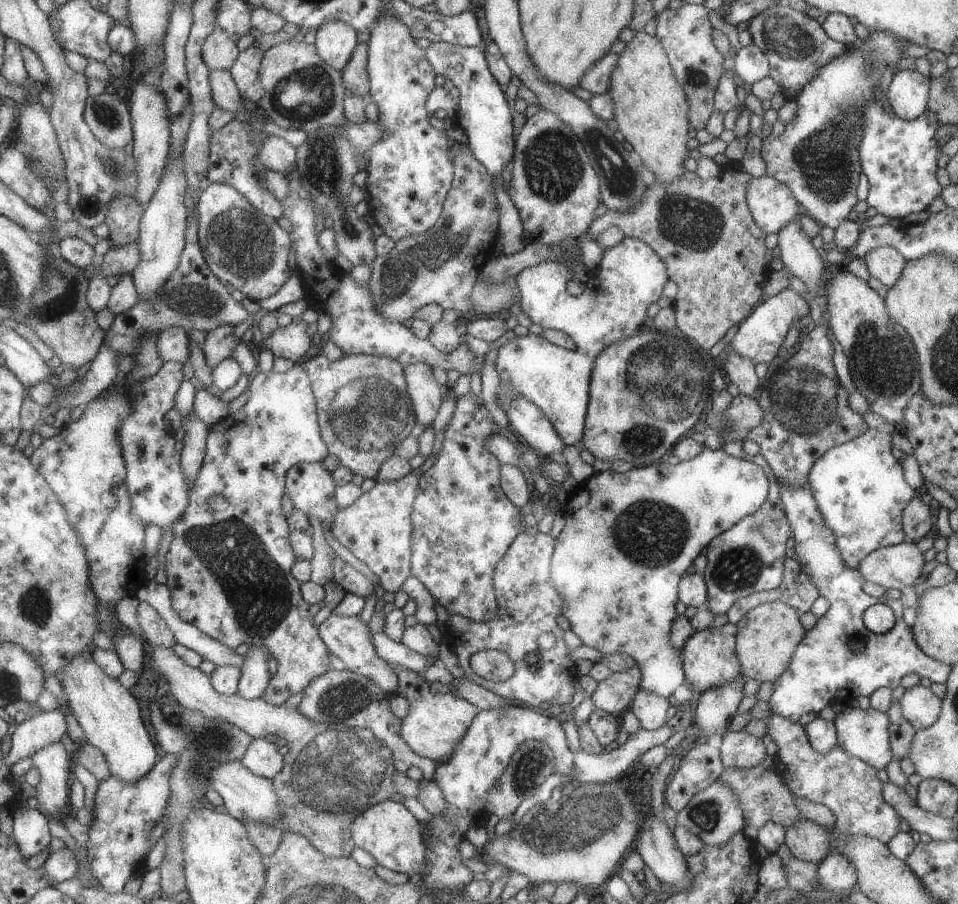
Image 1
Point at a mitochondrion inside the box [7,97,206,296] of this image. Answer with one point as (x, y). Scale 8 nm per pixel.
(114, 170)

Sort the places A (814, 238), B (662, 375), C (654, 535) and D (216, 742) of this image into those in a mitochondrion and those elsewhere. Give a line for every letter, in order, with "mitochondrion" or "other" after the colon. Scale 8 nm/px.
A: other
B: mitochondrion
C: mitochondrion
D: mitochondrion

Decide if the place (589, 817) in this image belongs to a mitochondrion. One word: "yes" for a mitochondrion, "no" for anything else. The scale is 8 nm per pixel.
yes

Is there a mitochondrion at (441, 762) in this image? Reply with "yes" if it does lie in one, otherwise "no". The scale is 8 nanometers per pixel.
no

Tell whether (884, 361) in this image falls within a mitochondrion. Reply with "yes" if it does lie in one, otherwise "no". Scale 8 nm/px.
yes

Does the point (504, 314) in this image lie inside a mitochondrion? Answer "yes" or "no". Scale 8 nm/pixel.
no

